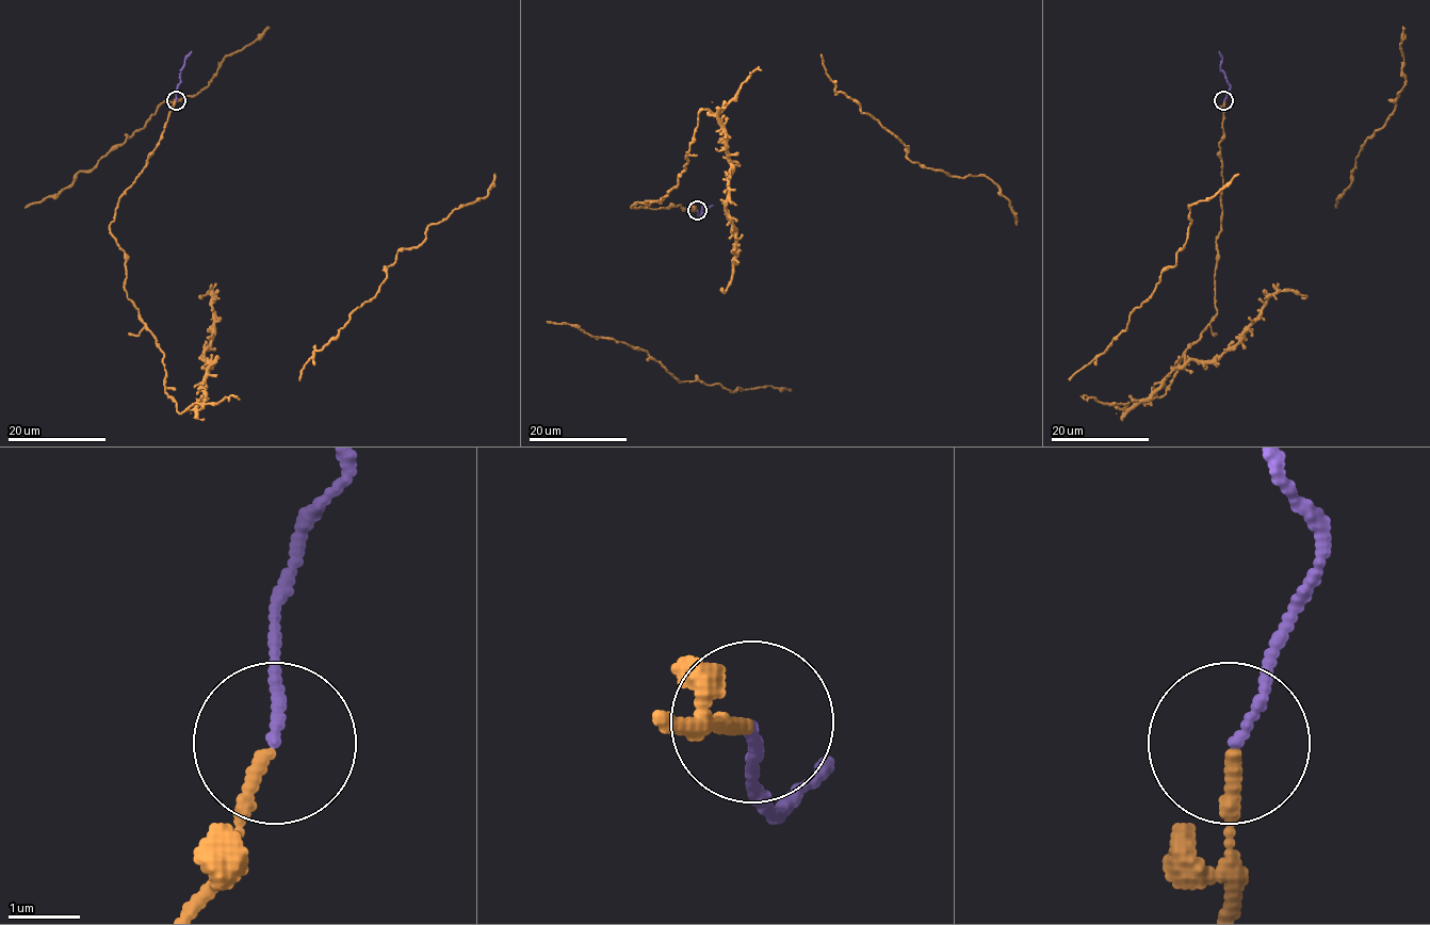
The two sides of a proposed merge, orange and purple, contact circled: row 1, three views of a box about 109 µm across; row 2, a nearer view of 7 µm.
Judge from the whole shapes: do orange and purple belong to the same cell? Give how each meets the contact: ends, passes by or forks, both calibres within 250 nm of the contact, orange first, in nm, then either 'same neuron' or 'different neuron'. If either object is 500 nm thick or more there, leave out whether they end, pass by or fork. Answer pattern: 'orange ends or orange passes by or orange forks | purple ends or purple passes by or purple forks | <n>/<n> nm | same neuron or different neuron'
orange ends | purple ends | 200/130 nm | same neuron

